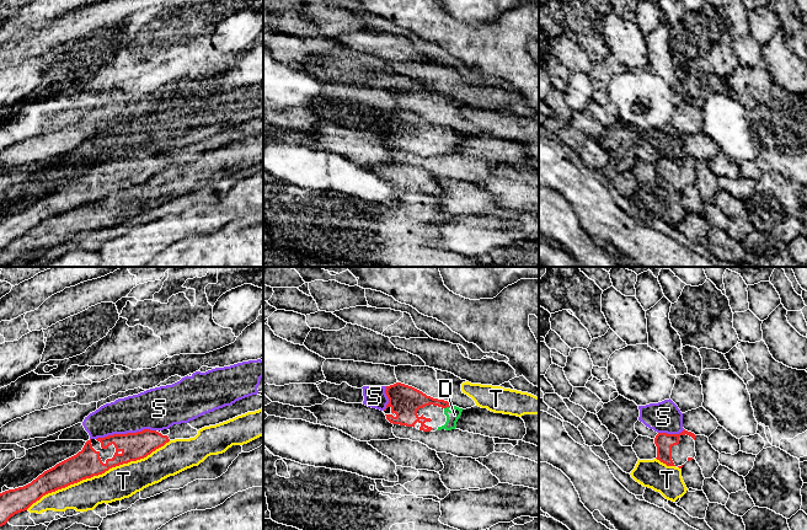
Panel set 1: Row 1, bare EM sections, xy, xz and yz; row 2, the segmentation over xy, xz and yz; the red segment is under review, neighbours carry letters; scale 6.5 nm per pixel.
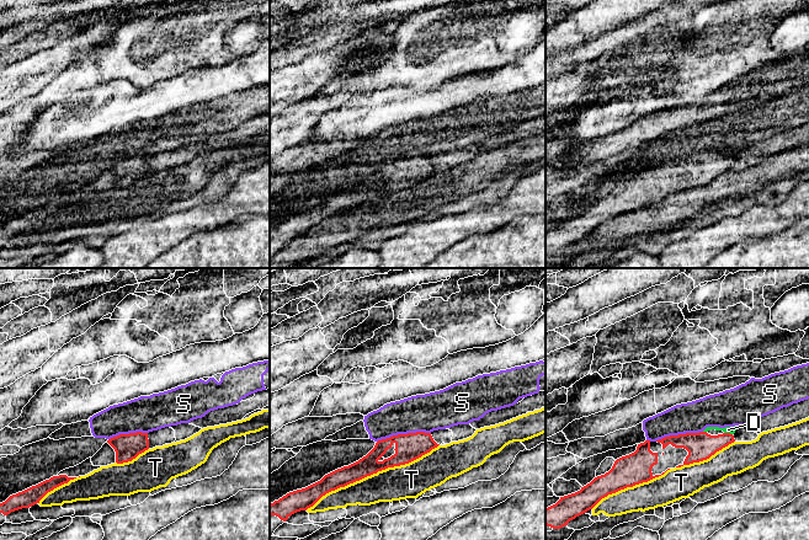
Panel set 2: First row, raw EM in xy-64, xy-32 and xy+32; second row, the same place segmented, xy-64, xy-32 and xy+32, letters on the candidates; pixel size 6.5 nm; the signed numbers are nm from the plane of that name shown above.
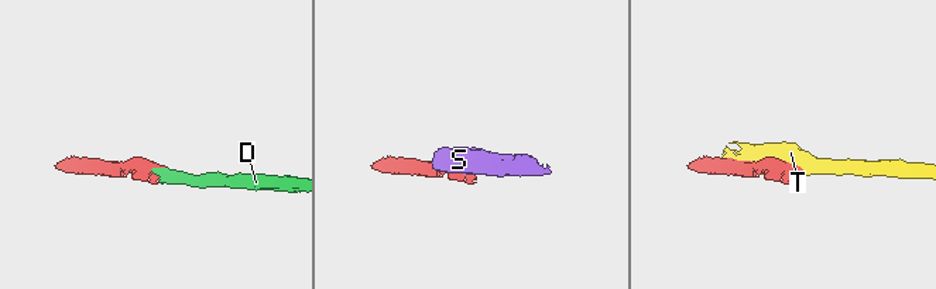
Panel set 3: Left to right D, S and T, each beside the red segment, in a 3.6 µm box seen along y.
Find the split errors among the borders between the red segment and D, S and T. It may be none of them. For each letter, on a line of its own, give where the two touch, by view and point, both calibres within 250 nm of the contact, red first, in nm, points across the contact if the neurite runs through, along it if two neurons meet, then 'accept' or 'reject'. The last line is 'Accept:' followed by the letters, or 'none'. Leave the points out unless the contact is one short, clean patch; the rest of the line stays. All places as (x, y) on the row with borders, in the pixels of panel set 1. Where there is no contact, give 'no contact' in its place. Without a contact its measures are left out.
D: xz (445, 407) | 180/80 nm | accept
S: xy (127, 433) | 180/280 nm | along xy (155, 429), (113, 433), (96, 439) | reject
T: xy (97, 475) | 190/220 nm | reject
Accept: D

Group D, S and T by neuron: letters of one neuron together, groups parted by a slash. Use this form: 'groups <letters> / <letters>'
groups D / S / T

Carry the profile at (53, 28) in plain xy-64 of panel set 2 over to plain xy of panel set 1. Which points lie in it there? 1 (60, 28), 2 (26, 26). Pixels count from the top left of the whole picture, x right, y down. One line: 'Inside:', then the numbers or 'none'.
Inside: 1

